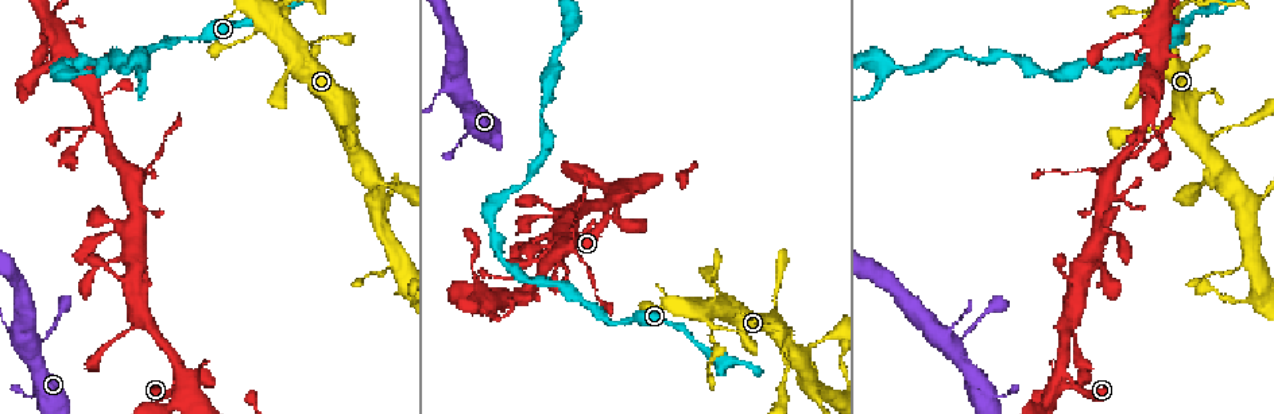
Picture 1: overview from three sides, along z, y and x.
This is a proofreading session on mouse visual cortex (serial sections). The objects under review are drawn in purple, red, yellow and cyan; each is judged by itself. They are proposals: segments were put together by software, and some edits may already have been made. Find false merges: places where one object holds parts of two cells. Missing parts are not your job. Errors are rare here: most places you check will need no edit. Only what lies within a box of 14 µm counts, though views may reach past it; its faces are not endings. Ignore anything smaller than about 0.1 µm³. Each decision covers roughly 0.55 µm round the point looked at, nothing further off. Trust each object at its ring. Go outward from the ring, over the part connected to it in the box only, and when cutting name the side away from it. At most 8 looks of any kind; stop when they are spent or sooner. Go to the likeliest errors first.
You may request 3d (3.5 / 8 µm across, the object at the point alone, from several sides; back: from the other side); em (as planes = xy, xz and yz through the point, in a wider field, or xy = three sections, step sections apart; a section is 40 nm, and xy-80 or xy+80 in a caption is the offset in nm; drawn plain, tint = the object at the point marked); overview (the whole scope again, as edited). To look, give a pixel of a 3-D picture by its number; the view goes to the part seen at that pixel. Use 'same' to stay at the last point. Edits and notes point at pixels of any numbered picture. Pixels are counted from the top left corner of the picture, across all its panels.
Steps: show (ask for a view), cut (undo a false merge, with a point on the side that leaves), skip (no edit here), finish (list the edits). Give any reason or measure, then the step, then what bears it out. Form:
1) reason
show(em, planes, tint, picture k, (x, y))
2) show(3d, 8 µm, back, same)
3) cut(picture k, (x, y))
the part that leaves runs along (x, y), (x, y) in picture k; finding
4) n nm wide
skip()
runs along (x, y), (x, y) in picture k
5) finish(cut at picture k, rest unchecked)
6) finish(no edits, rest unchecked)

four-way junction
show(3d, 8 µm, picture 1, (39, 343))

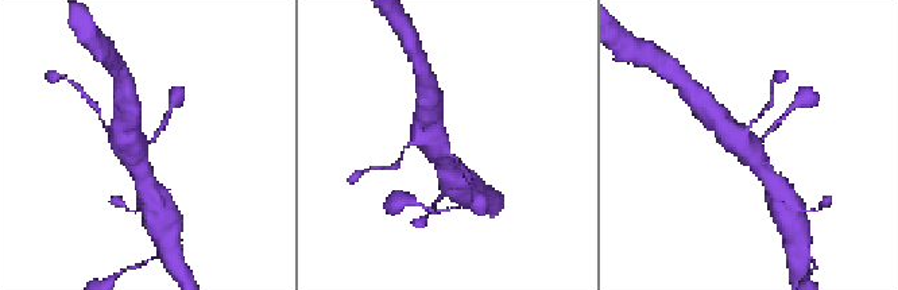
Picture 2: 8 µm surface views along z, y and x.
4 arms; arms of 150, 200, 450, 500 nm; now the EM
show(em, xy, step 2, tint, picture 2, (144, 147))

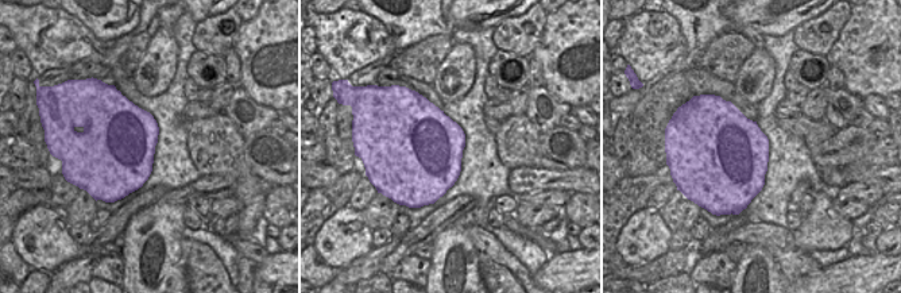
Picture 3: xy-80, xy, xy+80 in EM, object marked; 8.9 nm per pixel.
skip()
runs along (773, 181), (723, 123) in picture 2; all the same cell

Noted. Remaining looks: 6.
sharp bend
show(3d, 8 µm, picture 1, (1076, 385))

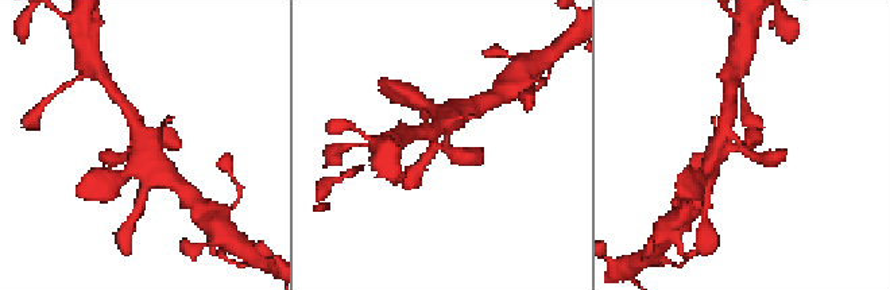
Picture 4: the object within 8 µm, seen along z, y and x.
4 arms; arms of 250, 400, 400, 400 nm
show(em, xy, step 2, tint, picture 4, (435, 147))

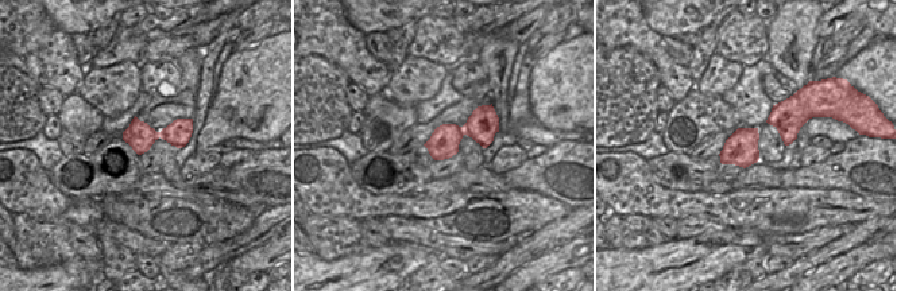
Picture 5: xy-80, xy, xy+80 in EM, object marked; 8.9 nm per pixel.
skip()
all the same cell

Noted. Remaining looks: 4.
sharp bend
show(3d, 3.5 µm, back, picture 1, (1176, 123))

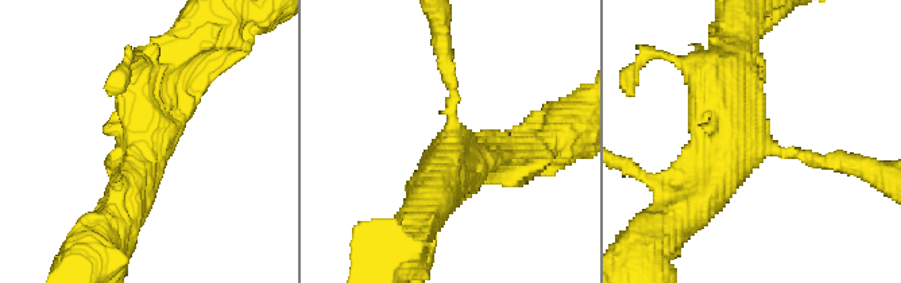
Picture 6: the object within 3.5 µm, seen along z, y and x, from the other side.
show(em, planes, plain, picture 6, (451, 140))

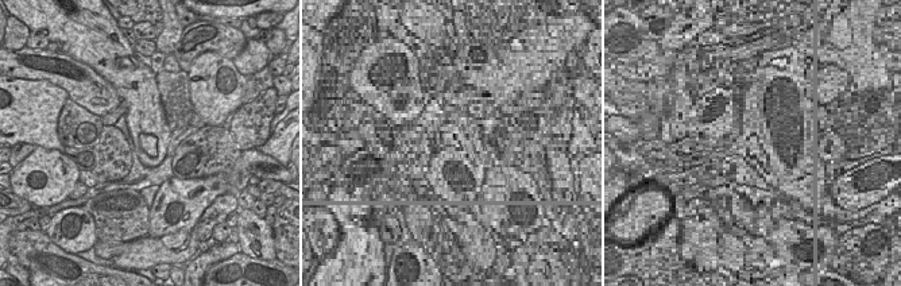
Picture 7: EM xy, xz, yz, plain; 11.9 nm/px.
show(em, planes, tint, same)

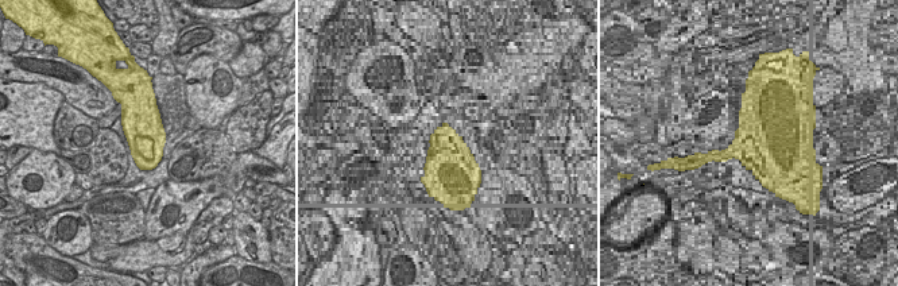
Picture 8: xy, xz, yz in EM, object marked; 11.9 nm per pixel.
skip()
runs along (188, 45), (158, 74), (130, 198) in picture 6; all the same cell

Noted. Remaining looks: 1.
finish(no edits, rest unchecked)

